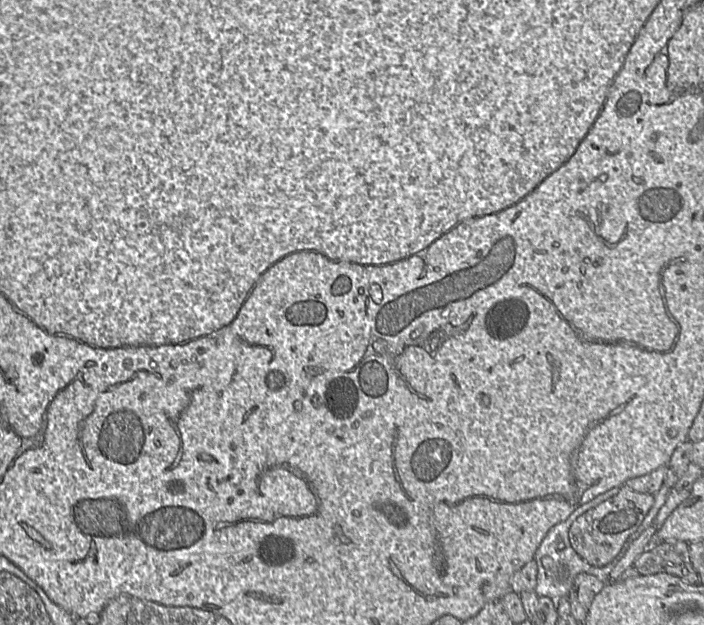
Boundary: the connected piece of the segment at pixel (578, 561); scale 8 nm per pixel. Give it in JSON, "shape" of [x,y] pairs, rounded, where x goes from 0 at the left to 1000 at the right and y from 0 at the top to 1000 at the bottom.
{"shape":[[[808,864],[805,874],[800,872],[798,883],[791,885],[788,898],[776,888],[767,896],[759,890],[759,896],[763,902],[763,936],[759,946],[764,954],[784,958],[790,968],[798,955],[805,957],[822,917],[841,918],[862,933],[876,899],[874,894],[855,907],[839,904],[815,882]]]}

